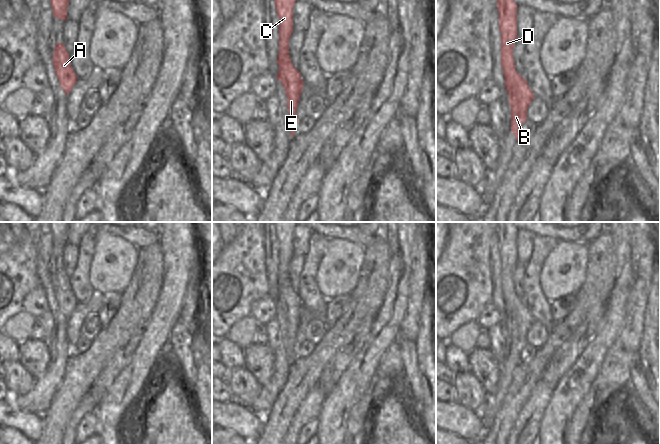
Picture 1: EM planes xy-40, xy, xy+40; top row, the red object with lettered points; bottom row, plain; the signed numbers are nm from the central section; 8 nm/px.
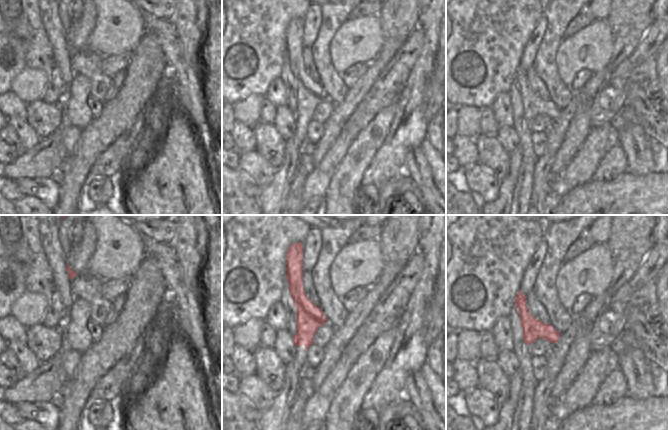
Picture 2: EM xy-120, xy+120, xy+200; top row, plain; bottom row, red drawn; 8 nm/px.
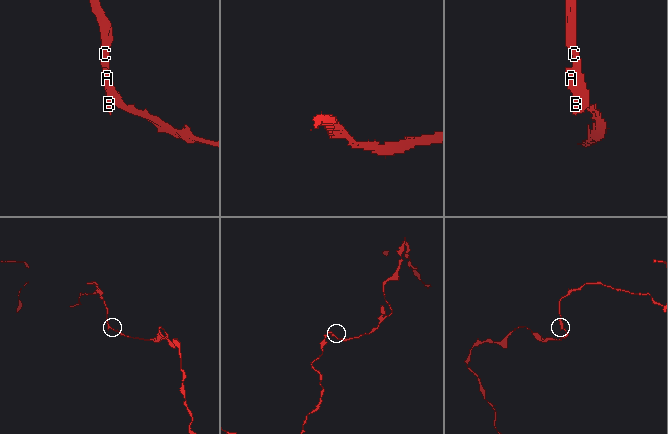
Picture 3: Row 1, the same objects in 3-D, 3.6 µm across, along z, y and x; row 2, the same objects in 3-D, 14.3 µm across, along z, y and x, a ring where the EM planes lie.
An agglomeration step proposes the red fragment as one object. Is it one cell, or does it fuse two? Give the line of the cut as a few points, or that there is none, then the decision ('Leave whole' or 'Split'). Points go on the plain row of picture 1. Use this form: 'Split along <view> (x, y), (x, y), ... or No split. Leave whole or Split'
Split along xy+40 (516, 295), (513, 298), (514, 314), (509, 319). Split

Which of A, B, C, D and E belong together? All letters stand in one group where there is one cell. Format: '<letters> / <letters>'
A B E / C D

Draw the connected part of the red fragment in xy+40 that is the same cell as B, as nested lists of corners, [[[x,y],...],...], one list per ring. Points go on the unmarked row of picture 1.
[[[517,296],[513,298],[515,314],[509,319],[511,330],[511,354],[518,365],[521,362],[521,350],[527,344],[527,332],[535,321],[527,305]]]

